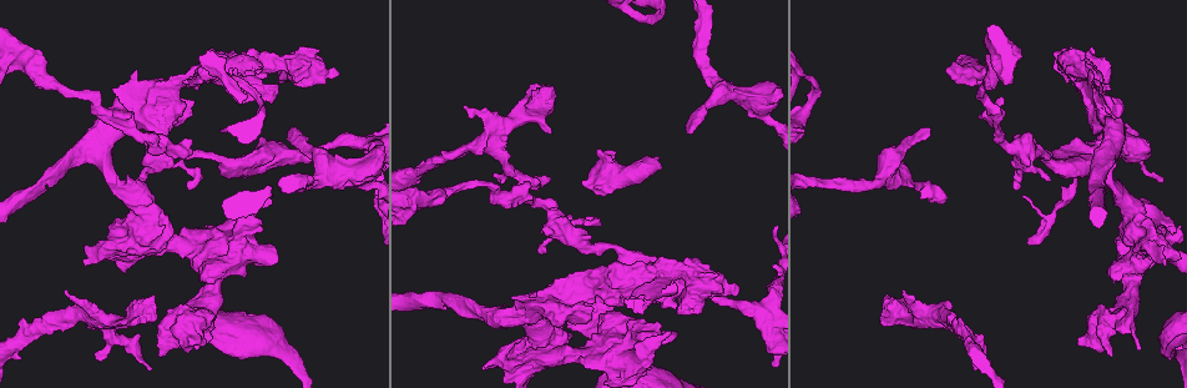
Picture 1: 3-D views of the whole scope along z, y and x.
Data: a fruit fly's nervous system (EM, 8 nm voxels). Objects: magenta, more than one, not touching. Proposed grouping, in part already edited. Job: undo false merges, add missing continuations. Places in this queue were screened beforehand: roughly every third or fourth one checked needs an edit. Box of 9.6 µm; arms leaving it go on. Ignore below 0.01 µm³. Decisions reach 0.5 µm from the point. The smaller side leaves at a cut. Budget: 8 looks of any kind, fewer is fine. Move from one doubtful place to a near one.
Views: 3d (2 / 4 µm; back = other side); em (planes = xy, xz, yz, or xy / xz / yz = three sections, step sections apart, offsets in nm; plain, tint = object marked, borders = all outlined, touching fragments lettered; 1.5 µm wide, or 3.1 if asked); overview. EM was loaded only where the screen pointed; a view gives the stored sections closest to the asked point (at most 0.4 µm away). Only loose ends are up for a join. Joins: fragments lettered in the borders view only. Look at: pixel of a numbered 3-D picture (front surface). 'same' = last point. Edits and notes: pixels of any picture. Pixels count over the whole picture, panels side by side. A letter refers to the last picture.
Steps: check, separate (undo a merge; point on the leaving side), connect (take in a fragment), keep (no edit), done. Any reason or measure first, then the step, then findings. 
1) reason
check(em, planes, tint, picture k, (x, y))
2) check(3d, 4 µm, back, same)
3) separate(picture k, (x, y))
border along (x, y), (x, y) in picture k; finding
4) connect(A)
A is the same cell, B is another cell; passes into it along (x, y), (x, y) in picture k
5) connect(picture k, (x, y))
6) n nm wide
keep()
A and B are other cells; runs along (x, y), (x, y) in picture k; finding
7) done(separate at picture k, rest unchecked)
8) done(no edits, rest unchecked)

stops while still wide
check(3d, 2 µm, picture 1, (197, 69))

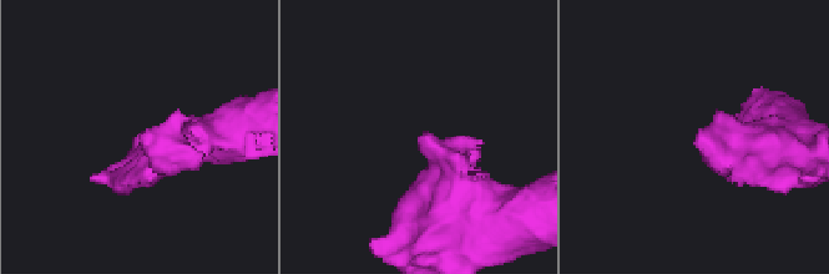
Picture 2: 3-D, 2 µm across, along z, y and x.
shape alone is not enough
check(em, yz, step 4, tint, picture 2, (425, 132))

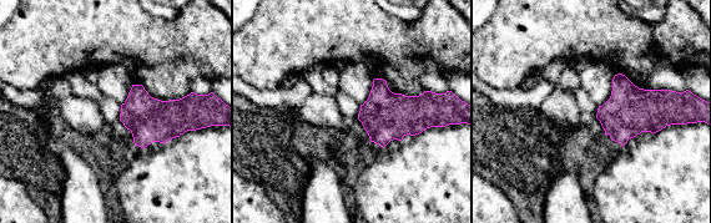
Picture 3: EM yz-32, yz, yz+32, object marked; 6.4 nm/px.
another direction
check(em, xy, step 8, borders, same)

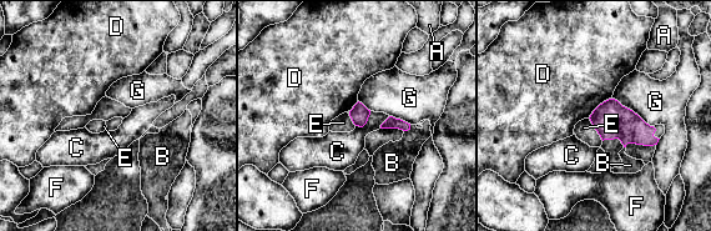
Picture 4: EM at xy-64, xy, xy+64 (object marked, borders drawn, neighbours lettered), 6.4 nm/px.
connect(picture 4, (392, 162))
B is the same cell, A, C, D, E, F and G are other cells; passes into it along (391, 122), (408, 129), (392, 162) in picture 4; the neuron continues

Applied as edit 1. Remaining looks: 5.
sudden change in width
check(em, xz, step 8, tint, picture 1, (202, 150))

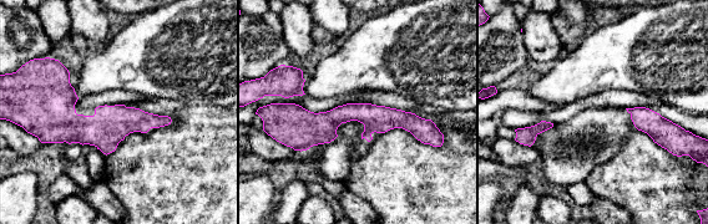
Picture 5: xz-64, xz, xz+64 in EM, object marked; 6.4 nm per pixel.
check(em, planes, tint, same)

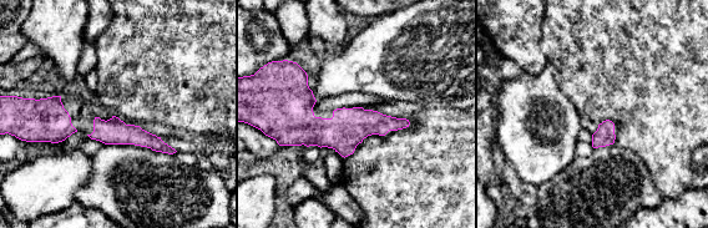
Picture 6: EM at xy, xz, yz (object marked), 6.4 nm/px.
check(em, planes, borders, same)

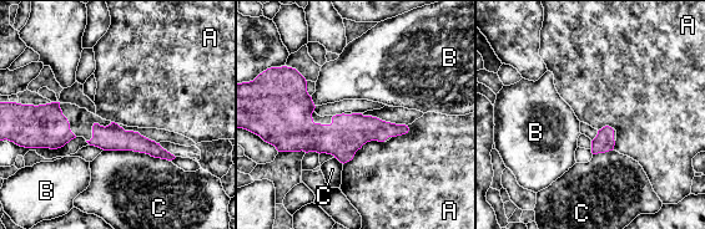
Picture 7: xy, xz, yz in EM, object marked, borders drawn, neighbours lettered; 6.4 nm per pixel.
C touches over 440 nm
keep()
A, B and C are other cells; runs along (282, 113), (305, 132), (404, 130) in picture 7; all the same neuron

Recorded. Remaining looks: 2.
check(em, xy, step 8, borders, picture 1, (598, 321))

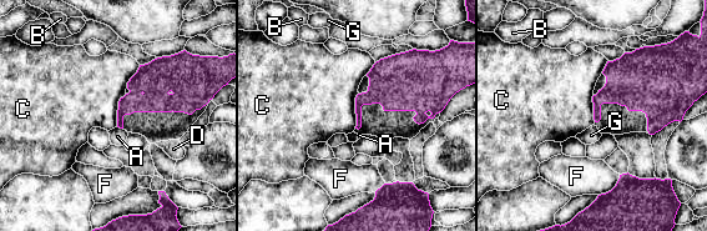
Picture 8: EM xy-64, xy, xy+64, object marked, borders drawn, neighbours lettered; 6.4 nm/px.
C touches over 240 nm
keep()
A, B, C, D, F and G are other cells; border along (358, 93), (355, 98), (354, 127) in picture 8; no lettered fragment goes on from it

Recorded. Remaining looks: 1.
done(connect at picture 4, rest unchecked)

